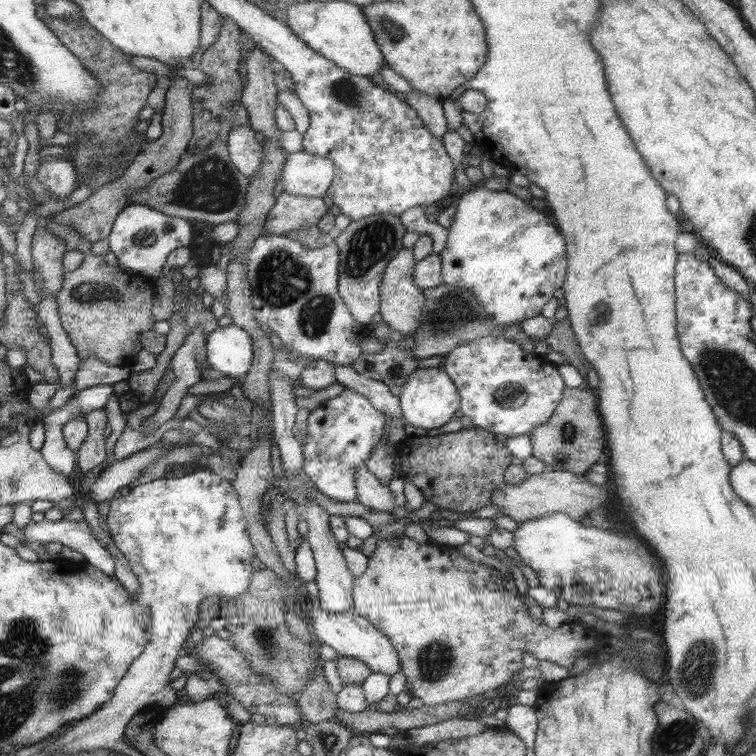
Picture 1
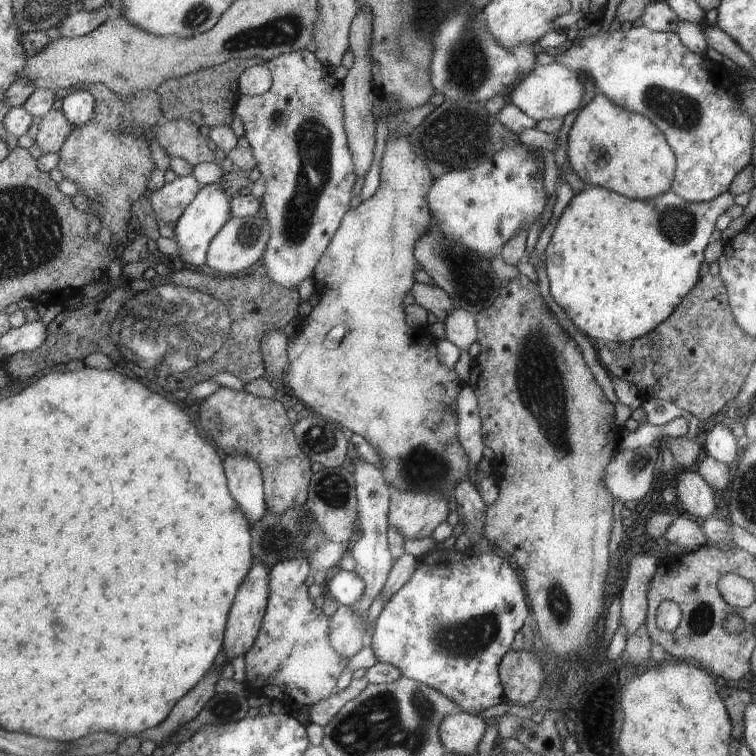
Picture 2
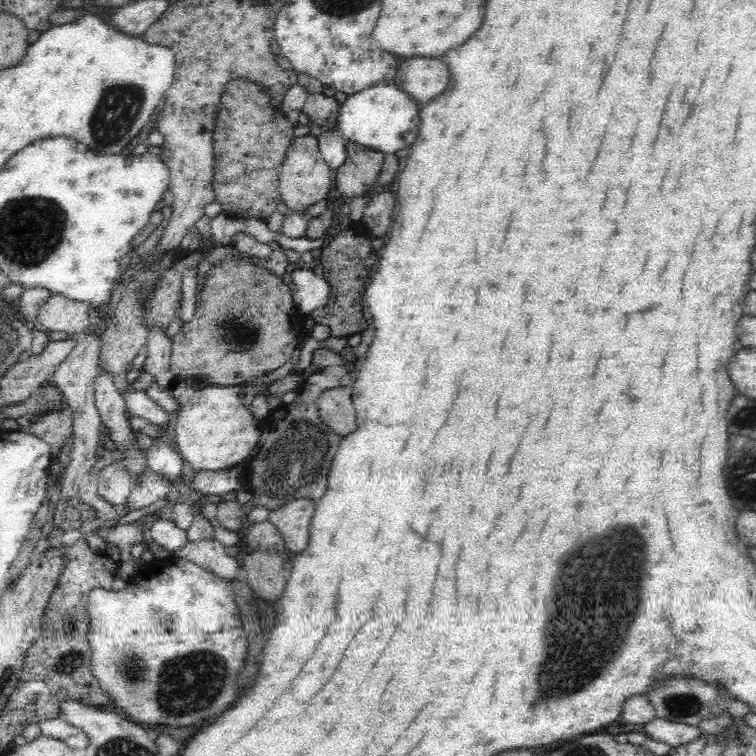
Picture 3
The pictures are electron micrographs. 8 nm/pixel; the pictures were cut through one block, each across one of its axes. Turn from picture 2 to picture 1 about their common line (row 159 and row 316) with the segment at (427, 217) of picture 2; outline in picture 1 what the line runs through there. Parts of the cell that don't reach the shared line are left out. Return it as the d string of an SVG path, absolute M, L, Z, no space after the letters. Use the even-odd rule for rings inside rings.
M402 249L387 265L383 273L382 305L379 313L390 328L400 332L403 337L410 337L420 327L423 310L426 308L426 294L424 288L416 285L415 267L418 260L413 249Z

